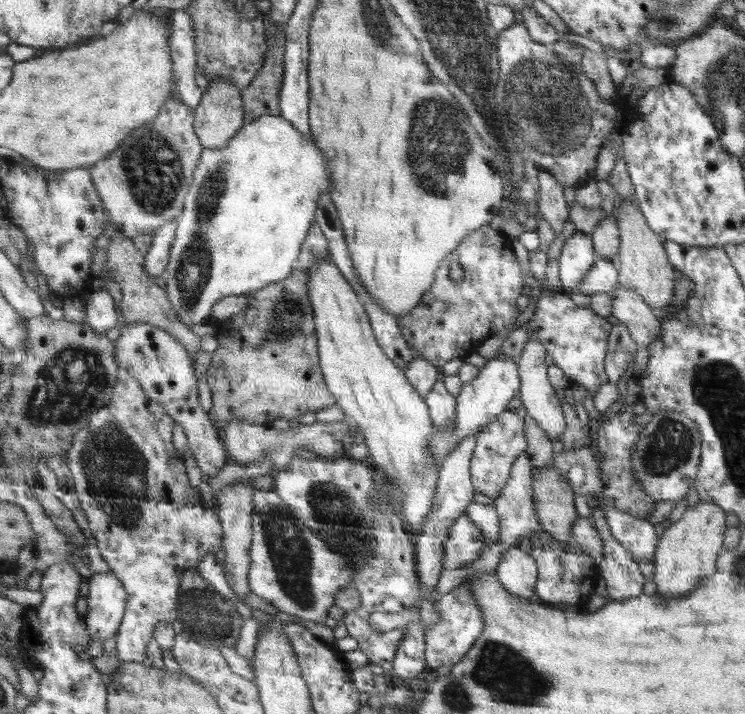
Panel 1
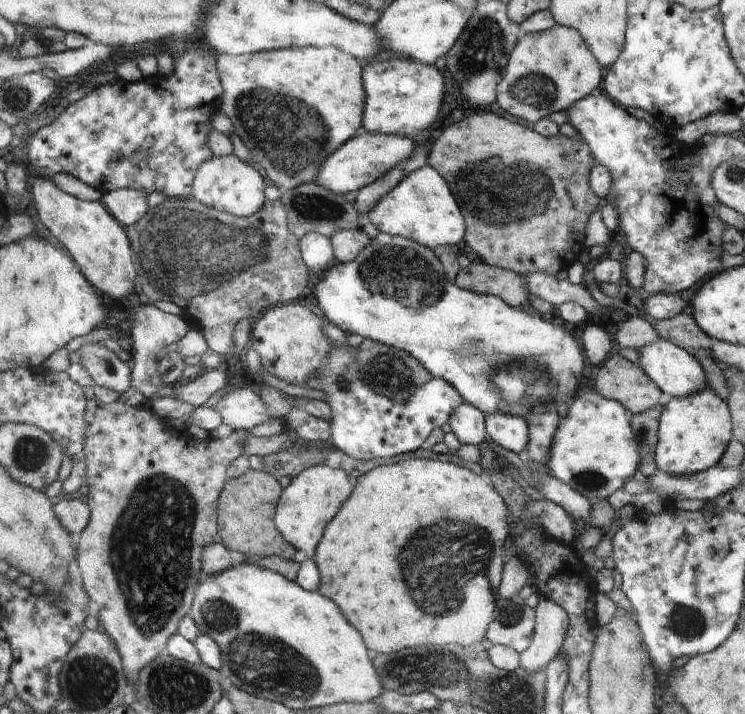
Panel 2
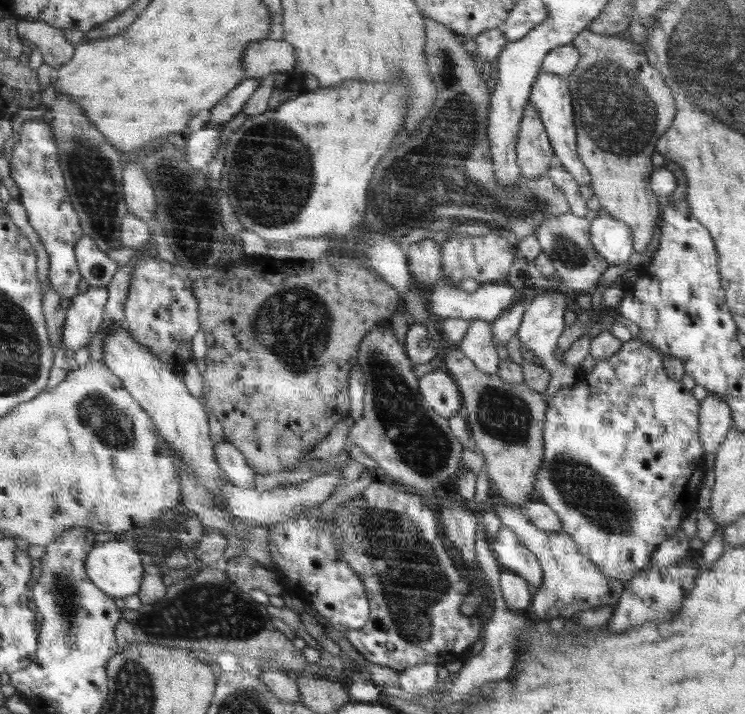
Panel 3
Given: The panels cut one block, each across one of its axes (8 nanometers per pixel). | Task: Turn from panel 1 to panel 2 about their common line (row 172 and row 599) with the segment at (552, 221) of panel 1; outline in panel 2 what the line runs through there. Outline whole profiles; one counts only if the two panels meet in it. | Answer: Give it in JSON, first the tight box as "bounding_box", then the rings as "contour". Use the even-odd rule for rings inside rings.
{"bounding_box":[519,594,569,674],"contour":[[[537,594],[539,602],[535,606],[535,640],[531,646],[519,654],[519,664],[529,674],[543,670],[563,648],[569,616],[553,600],[543,594]]]}

